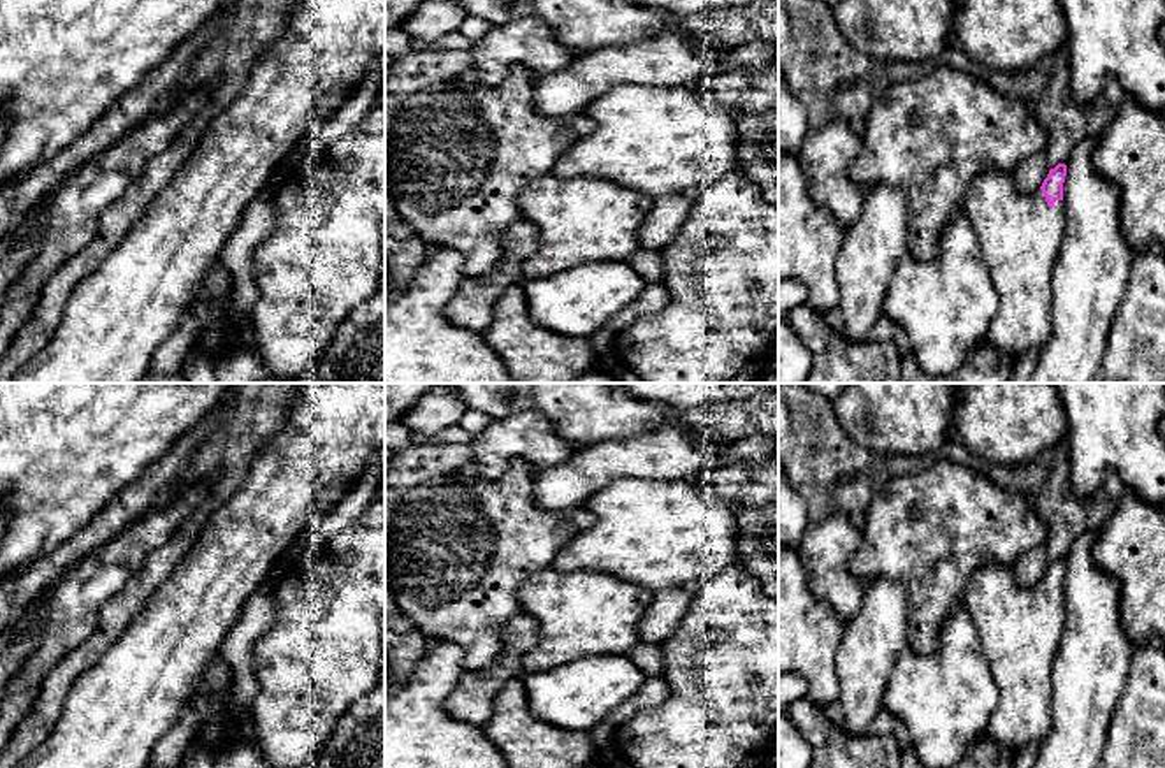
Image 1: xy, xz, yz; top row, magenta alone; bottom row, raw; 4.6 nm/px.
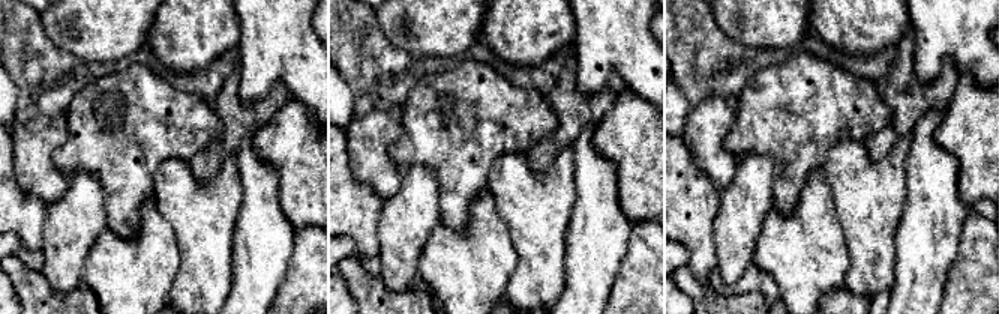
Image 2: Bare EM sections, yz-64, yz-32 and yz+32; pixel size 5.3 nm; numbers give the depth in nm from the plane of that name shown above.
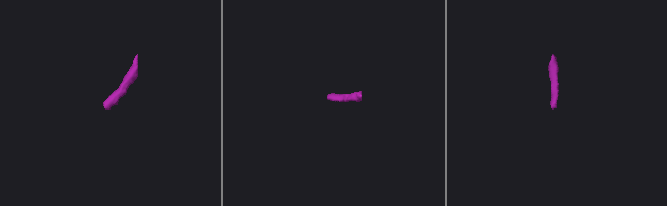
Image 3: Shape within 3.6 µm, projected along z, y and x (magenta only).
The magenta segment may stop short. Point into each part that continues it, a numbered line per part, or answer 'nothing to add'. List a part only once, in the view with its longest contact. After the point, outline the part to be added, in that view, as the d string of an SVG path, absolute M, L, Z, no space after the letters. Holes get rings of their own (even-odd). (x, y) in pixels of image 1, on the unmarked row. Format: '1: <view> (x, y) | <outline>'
1: yz (1020, 630) | M988 564L972 575L965 606L998 689L998 706L988 724L988 736L1014 754L1033 742L1042 745L1053 728L1051 671L1065 633L1063 594L1049 601L1040 582L1024 587L1016 580L1014 568Z

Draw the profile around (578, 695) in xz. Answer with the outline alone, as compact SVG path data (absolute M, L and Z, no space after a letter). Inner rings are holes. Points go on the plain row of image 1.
M585 656L522 677L534 717L561 729L590 731L627 701L645 673L627 656Z

